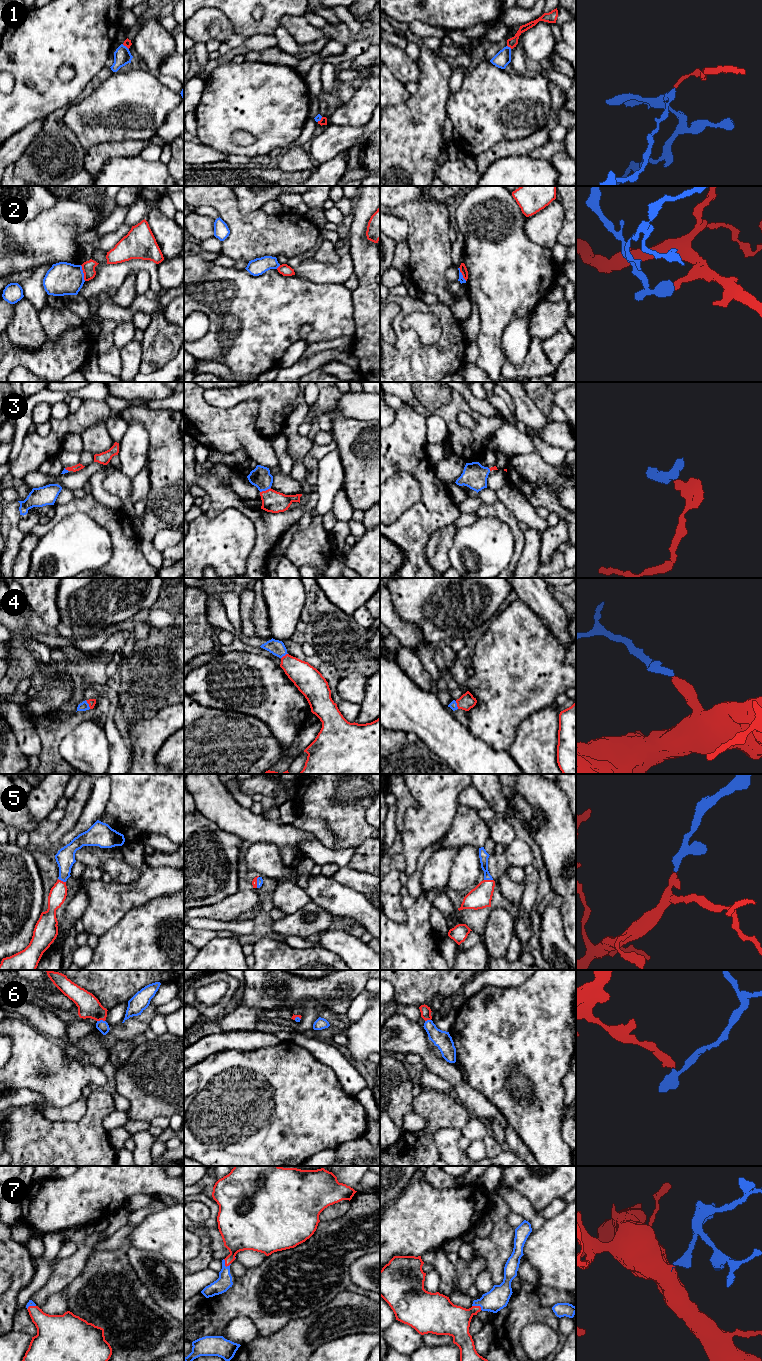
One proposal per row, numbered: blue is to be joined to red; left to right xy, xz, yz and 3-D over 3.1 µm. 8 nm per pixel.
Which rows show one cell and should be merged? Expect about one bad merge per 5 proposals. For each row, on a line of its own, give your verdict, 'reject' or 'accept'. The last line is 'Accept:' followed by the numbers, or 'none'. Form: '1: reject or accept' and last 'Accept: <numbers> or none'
1: accept
2: reject
3: accept
4: accept
5: accept
6: accept
7: accept
Accept: 1, 3, 4, 5, 6, 7

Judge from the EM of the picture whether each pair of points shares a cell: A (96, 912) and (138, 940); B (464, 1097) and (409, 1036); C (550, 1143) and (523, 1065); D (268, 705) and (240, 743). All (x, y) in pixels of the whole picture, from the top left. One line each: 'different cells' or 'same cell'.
A: different cells
B: same cell
C: same cell
D: different cells

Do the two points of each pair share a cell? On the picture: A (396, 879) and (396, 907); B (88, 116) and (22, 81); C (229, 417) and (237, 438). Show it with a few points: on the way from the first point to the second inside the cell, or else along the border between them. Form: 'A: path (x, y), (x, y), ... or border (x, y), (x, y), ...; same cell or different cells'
A: path (394, 886), (394, 900); same cell
B: border (80, 98), (65, 107); different cells
C: path (229, 422), (237, 433); same cell

